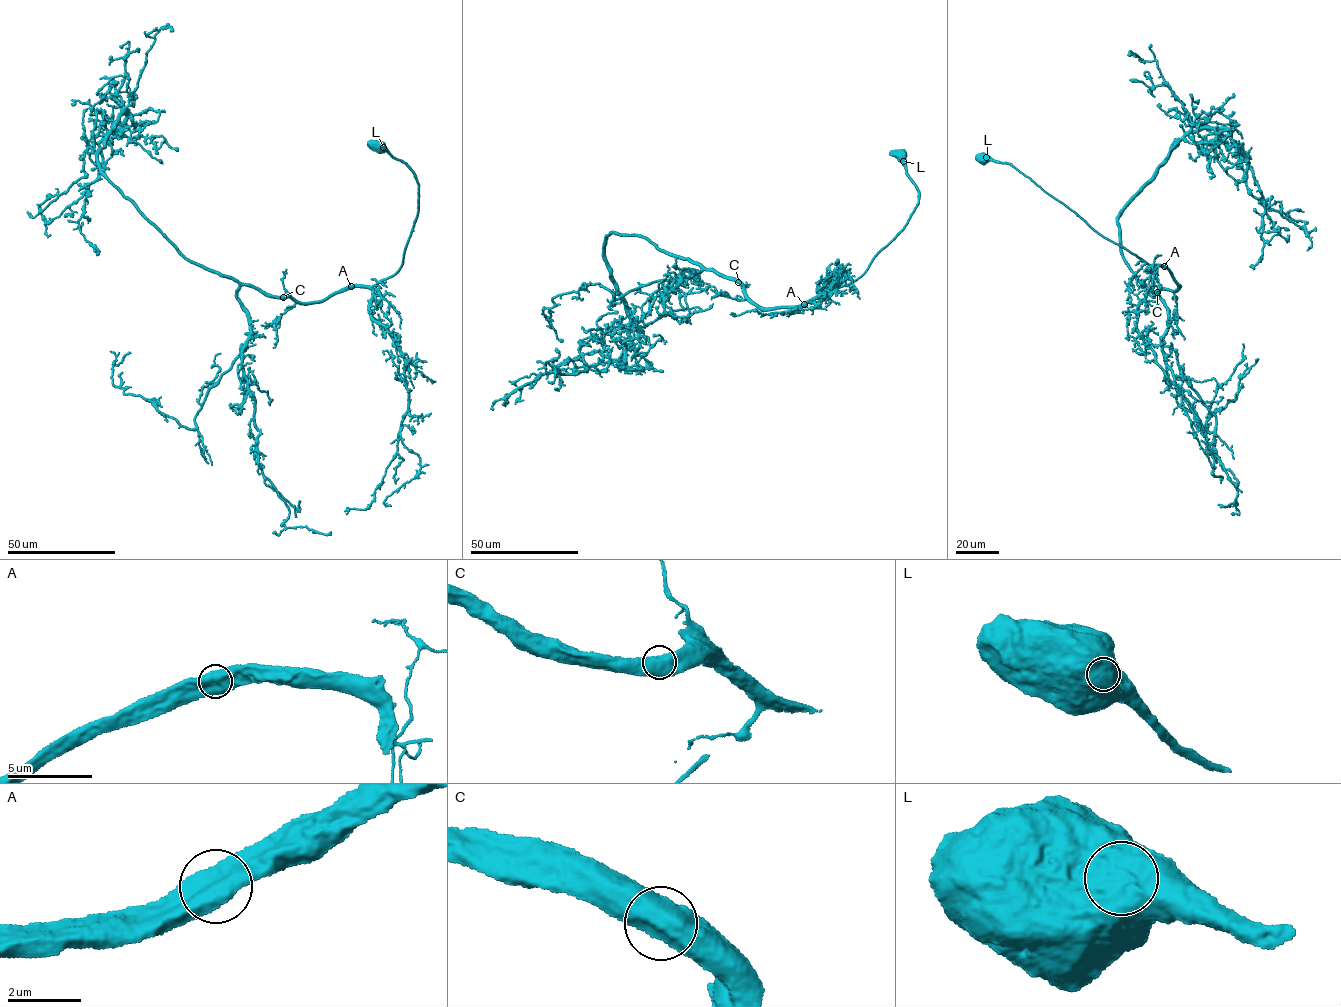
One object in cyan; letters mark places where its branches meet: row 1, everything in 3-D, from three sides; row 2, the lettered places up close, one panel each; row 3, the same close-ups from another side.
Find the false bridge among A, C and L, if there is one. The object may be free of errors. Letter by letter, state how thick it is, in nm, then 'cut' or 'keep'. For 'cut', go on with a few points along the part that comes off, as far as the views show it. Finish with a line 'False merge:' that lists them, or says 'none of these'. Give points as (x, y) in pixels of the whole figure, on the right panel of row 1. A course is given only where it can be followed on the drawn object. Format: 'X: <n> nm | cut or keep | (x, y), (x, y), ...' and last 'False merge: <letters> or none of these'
A: 700 nm | keep
C: 700 nm | keep
L: 1500 nm | keep
False merge: none of these

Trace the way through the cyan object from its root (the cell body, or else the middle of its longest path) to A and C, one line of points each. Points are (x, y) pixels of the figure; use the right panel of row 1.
A: (982, 156), (986, 154), (1012, 165), (1101, 235), (1148, 264), (1164, 266)
C: (982, 156), (986, 154), (1012, 165), (1101, 235), (1148, 264), (1166, 268), (1178, 288), (1157, 292)

